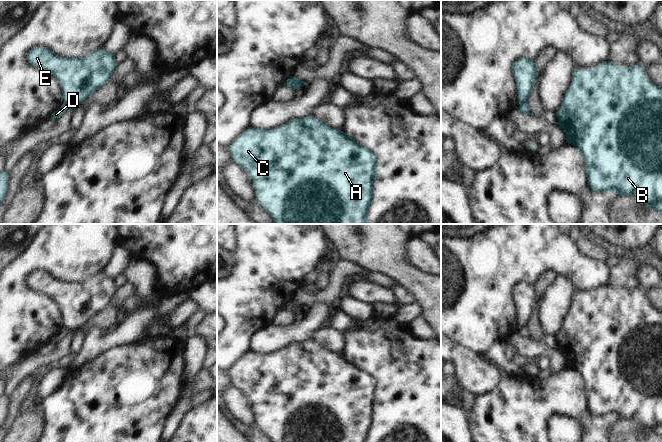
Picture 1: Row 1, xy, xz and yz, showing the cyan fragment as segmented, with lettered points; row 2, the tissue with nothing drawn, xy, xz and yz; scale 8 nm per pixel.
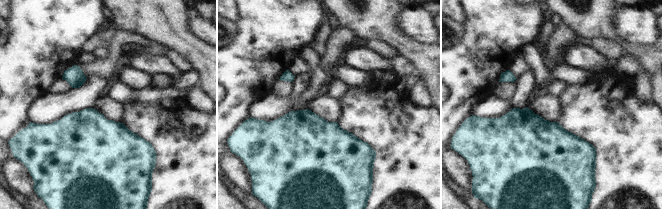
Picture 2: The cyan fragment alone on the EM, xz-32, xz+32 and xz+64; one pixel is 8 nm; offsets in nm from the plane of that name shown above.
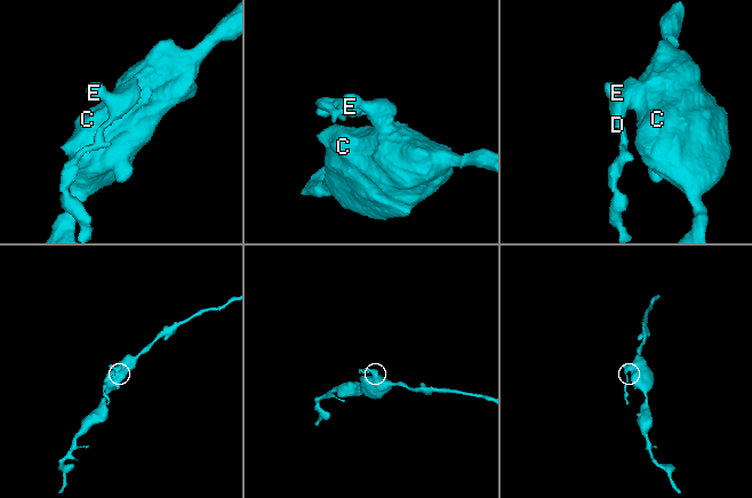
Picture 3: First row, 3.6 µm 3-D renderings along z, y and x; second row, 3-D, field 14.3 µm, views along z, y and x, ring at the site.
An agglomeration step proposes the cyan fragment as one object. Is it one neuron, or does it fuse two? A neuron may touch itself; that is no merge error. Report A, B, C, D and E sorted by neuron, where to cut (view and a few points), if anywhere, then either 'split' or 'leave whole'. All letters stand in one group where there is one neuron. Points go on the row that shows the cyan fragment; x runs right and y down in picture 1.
A B C E / D | yz (527, 102), (520, 104) | split

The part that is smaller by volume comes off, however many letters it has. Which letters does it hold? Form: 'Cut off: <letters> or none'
Cut off: D

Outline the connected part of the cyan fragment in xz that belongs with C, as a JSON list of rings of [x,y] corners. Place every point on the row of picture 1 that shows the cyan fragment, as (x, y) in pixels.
[[[309,115],[302,119],[293,119],[271,131],[250,127],[230,146],[230,151],[234,162],[241,165],[251,177],[256,190],[256,200],[271,215],[275,224],[368,224],[368,213],[374,198],[378,158],[372,150],[359,144],[341,130],[331,128]]]

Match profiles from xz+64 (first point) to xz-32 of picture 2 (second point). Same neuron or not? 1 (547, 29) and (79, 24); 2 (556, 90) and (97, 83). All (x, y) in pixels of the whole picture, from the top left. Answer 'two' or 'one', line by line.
1: two
2: two

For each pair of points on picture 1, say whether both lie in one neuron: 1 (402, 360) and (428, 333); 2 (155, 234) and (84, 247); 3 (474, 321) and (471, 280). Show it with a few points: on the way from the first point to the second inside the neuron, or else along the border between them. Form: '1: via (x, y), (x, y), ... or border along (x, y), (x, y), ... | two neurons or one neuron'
1: border along (409, 329), (415, 336), (430, 341) | two neurons
2: border along (120, 234), (118, 244) | two neurons
3: via (474, 311), (471, 305), (471, 290) | one neuron

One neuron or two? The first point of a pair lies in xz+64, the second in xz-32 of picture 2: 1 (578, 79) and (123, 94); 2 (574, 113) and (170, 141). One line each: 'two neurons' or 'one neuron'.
1: two neurons
2: one neuron

